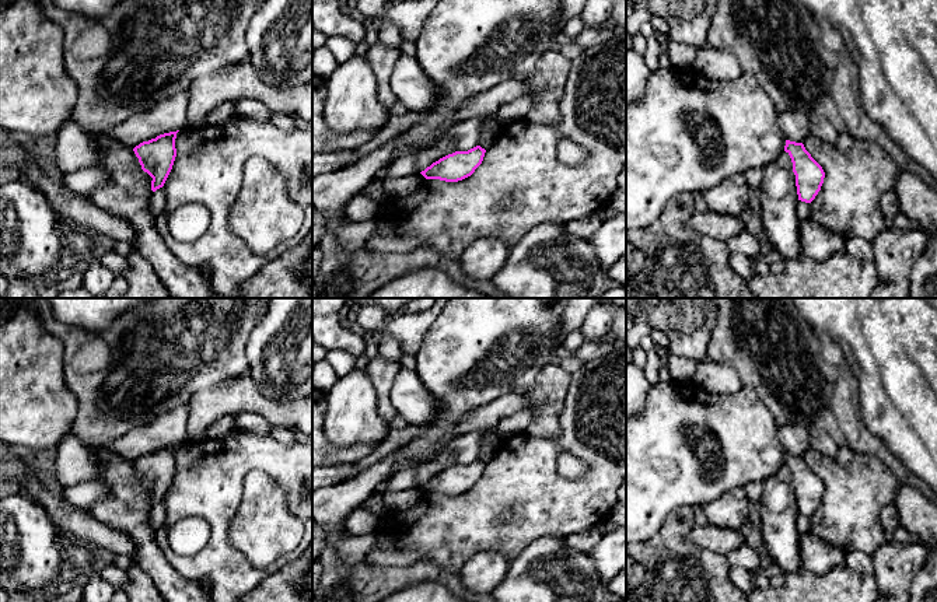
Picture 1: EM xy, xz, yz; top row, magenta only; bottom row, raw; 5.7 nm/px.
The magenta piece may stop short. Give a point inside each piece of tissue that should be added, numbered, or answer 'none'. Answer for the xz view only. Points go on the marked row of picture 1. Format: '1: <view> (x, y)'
none

